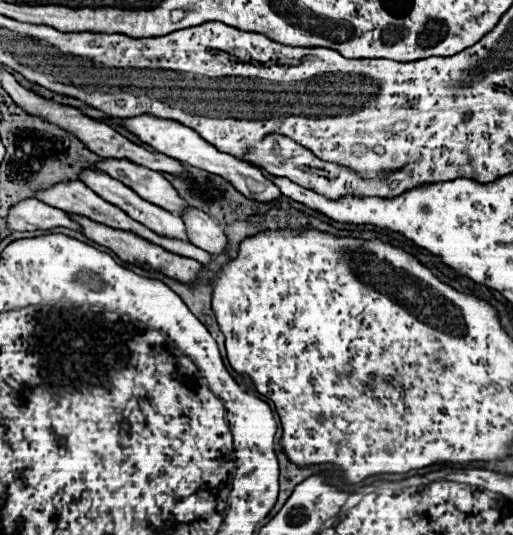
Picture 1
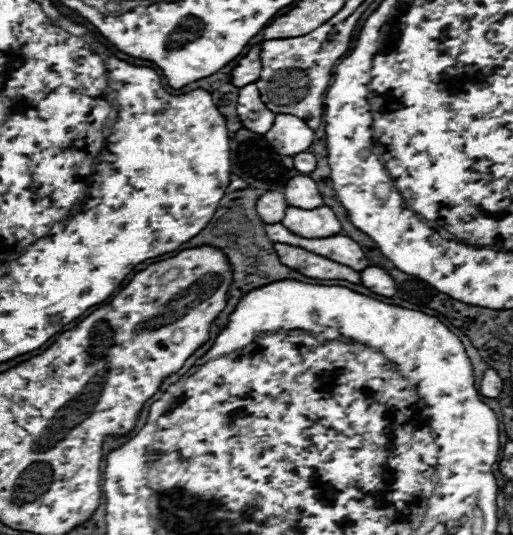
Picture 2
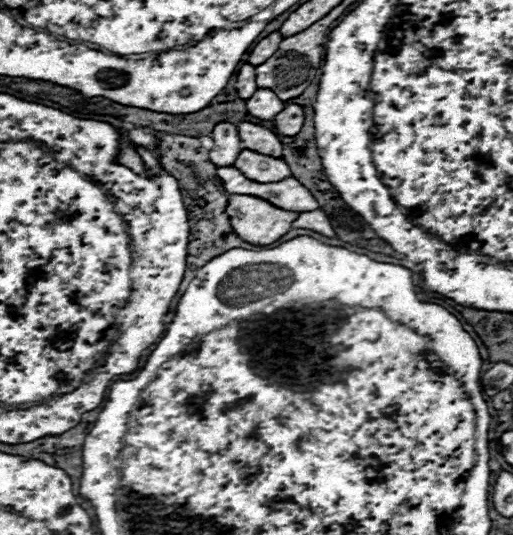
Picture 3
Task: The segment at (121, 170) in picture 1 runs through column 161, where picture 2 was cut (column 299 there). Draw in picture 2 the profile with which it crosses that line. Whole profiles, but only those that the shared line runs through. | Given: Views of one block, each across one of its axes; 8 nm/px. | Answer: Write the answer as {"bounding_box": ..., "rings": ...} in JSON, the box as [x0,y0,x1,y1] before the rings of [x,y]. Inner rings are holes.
{"bounding_box":[282,174,324,208],"rings":[[[296,174],[296,176],[288,178],[282,194],[288,200],[288,204],[300,206],[300,208],[314,208],[318,204],[324,204],[324,200],[318,192],[318,184],[306,174]]]}

